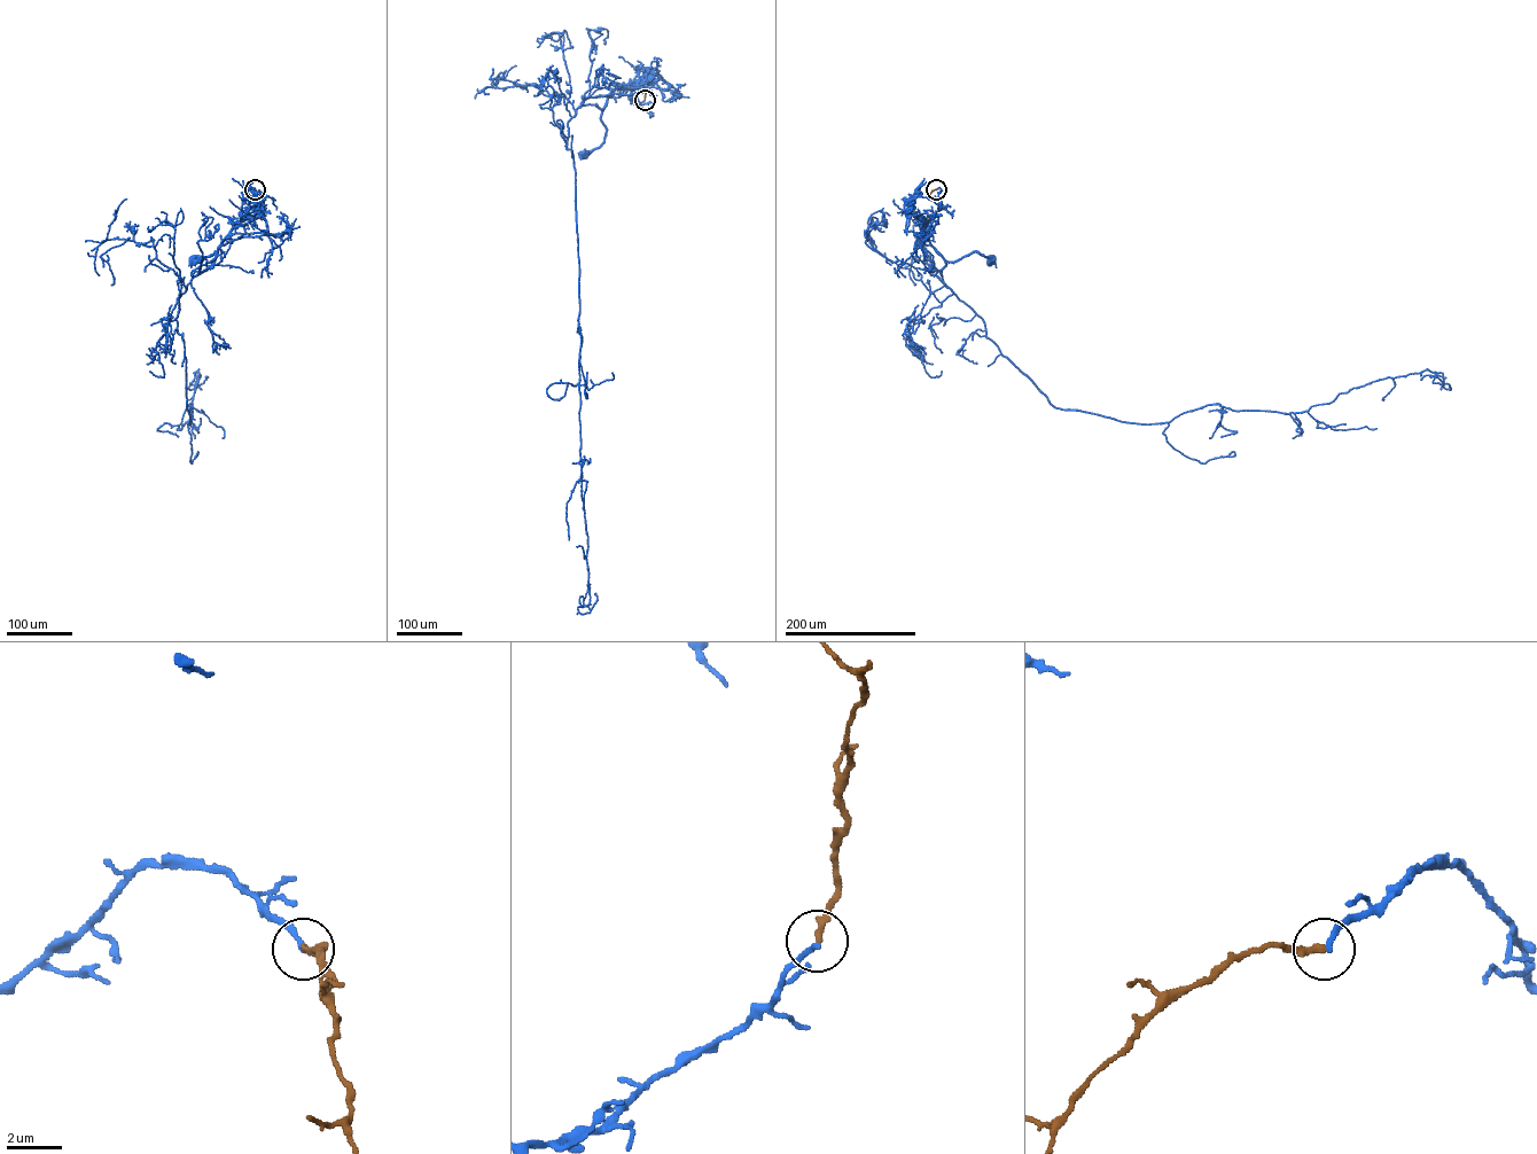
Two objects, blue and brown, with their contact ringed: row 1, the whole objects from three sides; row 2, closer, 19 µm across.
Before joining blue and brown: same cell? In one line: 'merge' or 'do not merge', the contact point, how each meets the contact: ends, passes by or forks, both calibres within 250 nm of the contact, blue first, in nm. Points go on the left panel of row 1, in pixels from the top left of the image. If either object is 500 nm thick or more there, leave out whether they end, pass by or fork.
merge | (255, 189) | blue ends | brown ends | 220/240 nm

